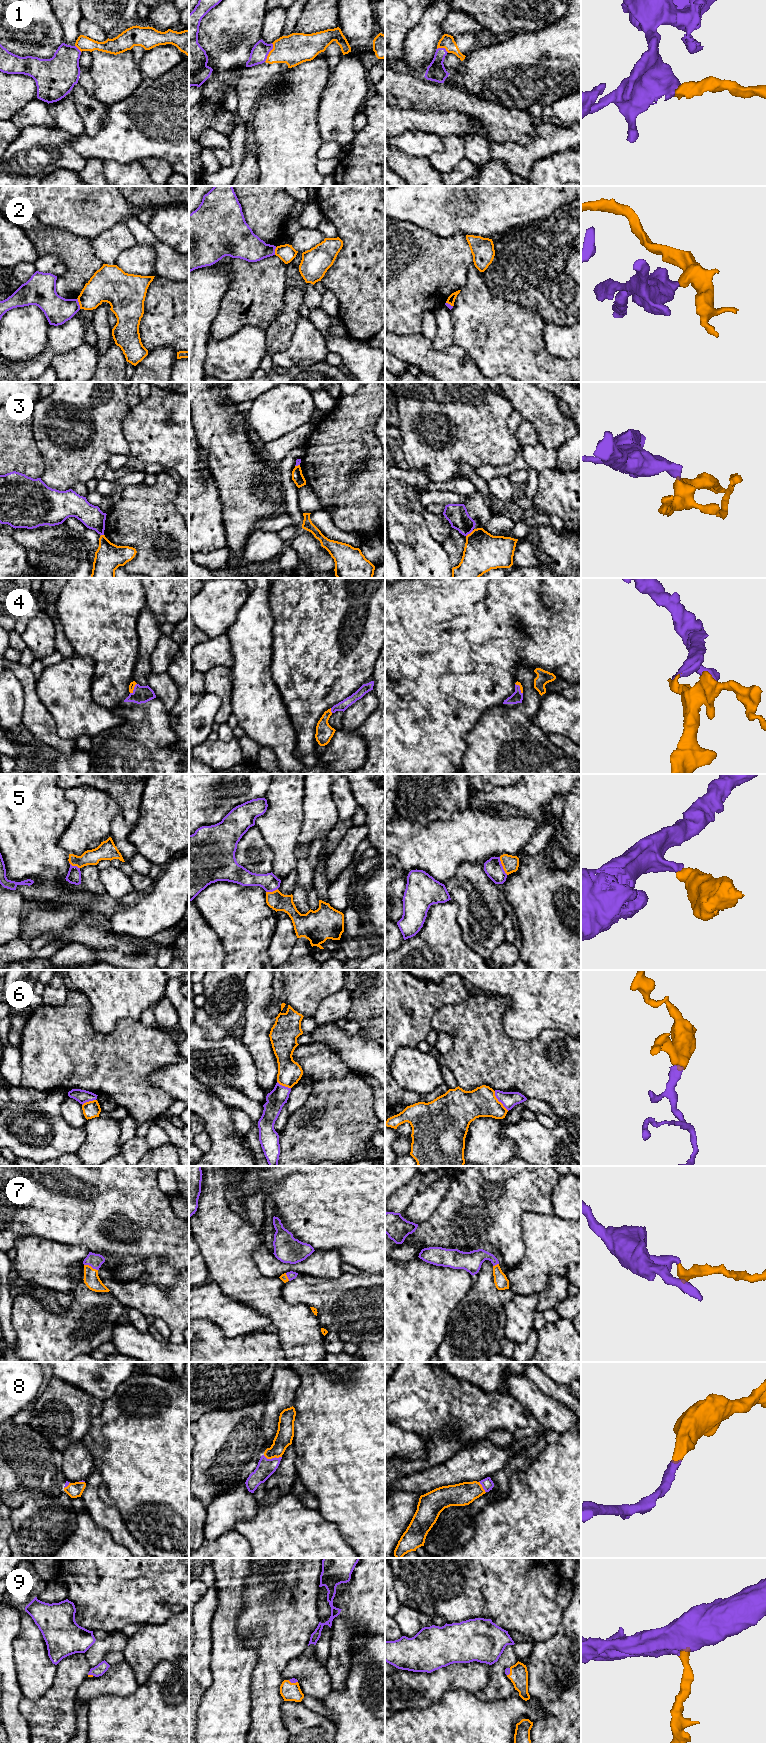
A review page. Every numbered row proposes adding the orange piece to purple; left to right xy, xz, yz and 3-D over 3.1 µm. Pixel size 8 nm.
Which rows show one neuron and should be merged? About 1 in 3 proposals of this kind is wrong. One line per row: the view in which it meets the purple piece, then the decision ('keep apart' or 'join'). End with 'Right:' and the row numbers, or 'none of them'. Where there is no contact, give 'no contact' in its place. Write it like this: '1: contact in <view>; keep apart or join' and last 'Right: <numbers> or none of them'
1: contact in xz; join
2: contact in xy; keep apart
3: contact in yz; keep apart
4: contact in xz; join
5: contact in yz; join
6: contact in yz; join
7: contact in xy; join
8: contact in xz; join
9: contact in xz; join
Right: 1, 4, 5, 6, 7, 8, 9

